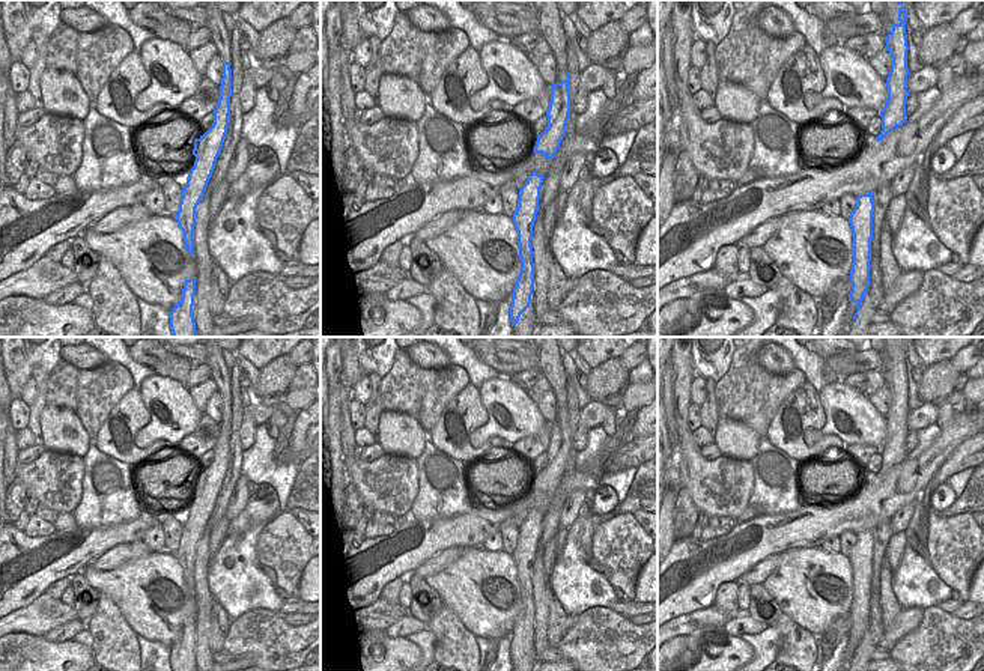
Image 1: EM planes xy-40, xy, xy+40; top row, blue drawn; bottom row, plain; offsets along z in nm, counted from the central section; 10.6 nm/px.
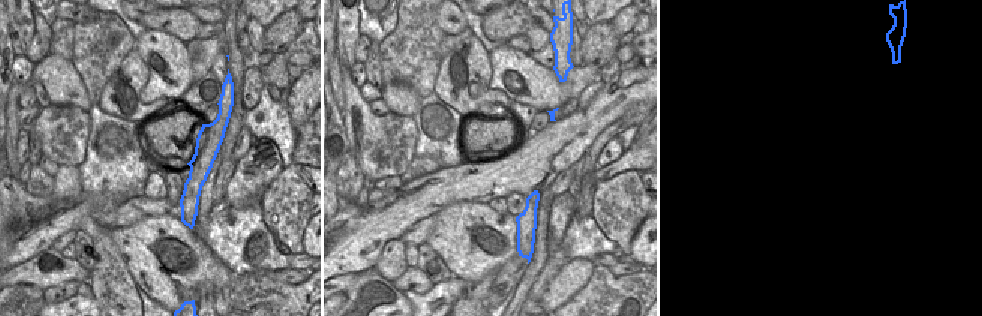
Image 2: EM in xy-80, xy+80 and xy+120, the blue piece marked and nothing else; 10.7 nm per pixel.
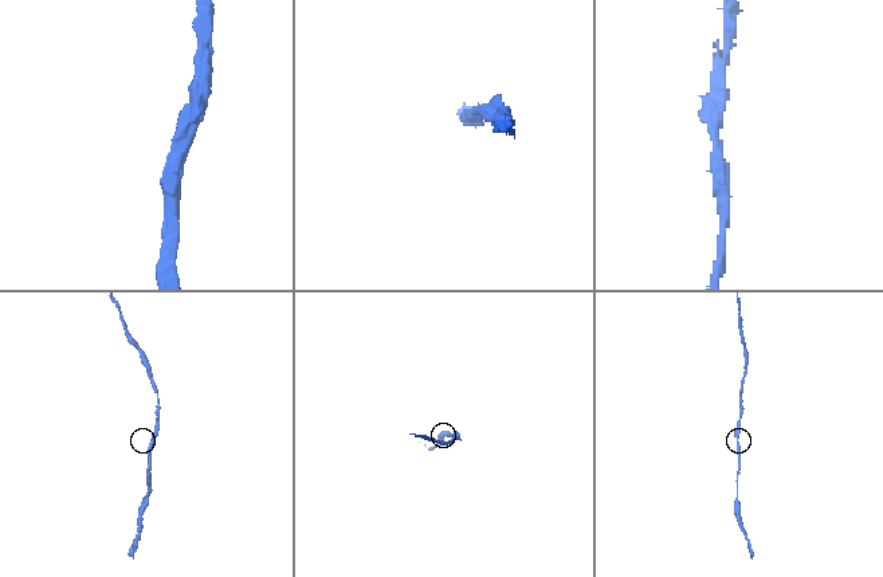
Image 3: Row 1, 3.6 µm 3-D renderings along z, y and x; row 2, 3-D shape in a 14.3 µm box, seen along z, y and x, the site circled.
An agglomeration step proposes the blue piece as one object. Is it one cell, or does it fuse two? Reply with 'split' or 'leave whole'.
leave whole

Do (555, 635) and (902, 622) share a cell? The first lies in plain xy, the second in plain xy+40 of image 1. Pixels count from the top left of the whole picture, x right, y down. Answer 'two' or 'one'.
two

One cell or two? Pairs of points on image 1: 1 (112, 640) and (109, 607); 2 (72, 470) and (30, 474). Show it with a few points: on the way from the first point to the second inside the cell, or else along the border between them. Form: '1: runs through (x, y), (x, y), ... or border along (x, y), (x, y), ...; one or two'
1: runs through (110, 632), (109, 614); one
2: runs through (62, 468), (54, 474), (41, 474); one

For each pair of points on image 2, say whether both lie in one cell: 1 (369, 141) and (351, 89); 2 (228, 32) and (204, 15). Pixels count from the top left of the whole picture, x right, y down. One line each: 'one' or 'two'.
1: one
2: two

